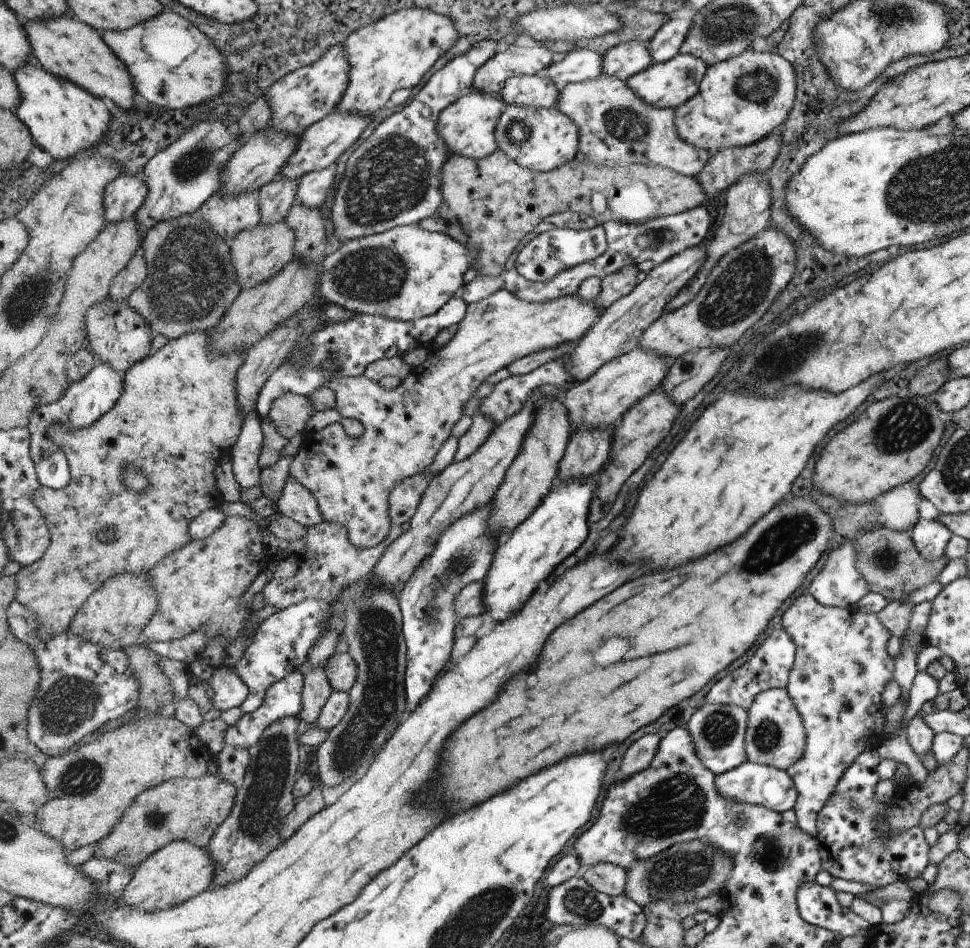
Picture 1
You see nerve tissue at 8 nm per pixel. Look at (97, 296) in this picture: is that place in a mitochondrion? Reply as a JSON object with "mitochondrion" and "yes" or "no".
{"mitochondrion":"no"}

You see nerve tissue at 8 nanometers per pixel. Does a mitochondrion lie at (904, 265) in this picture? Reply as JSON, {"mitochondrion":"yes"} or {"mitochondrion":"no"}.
{"mitochondrion":"no"}

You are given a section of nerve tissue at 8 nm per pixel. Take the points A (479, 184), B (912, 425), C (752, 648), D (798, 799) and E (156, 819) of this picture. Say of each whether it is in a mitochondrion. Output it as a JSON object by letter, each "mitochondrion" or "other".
{"A":"other","B":"mitochondrion","C":"other","D":"other","E":"mitochondrion"}

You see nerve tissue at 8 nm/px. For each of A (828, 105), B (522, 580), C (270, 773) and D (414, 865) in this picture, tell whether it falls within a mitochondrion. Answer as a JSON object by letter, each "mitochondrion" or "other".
{"A":"other","B":"other","C":"mitochondrion","D":"other"}

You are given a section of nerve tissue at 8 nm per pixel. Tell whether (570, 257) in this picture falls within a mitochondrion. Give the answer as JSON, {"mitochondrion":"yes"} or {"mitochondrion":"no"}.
{"mitochondrion":"no"}

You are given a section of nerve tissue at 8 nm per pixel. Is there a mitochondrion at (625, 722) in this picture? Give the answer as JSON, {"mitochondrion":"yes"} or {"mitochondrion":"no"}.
{"mitochondrion":"no"}

